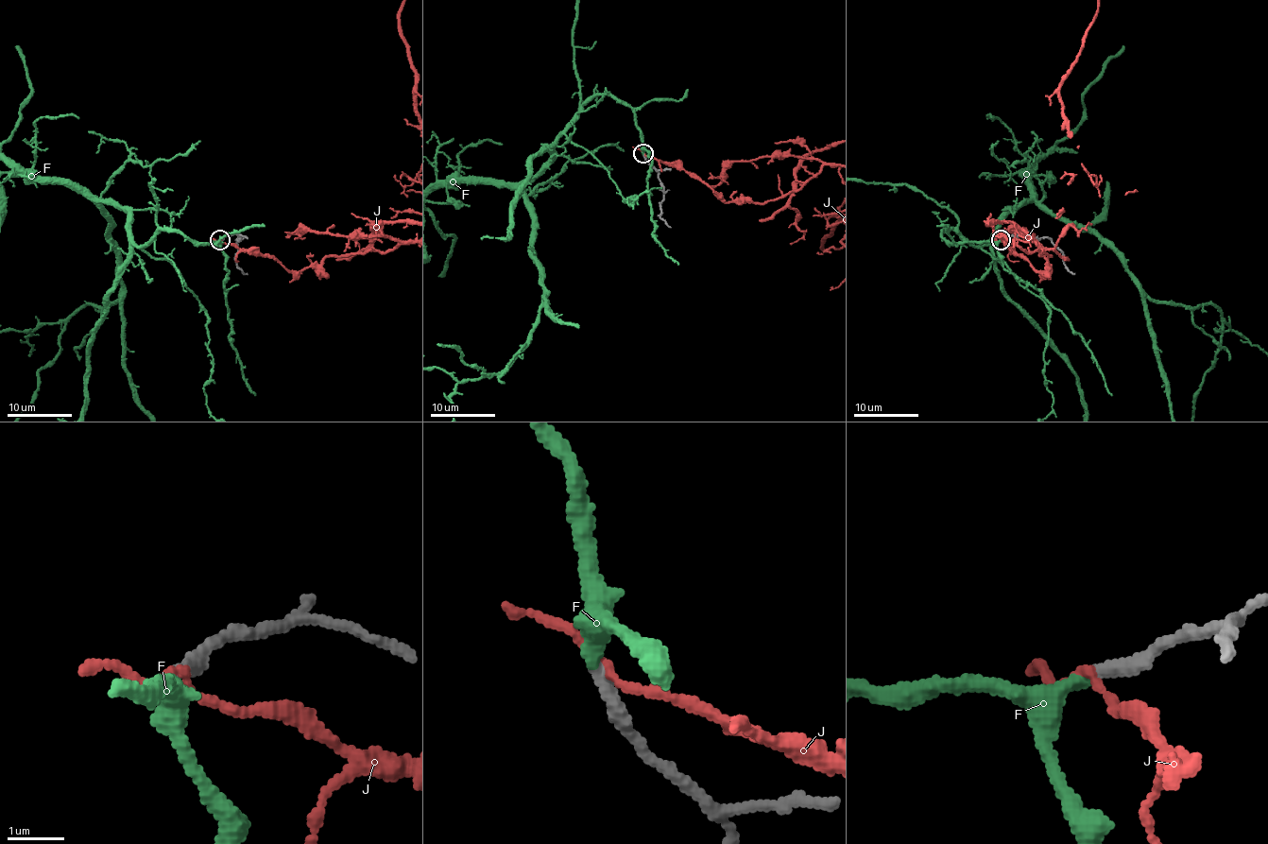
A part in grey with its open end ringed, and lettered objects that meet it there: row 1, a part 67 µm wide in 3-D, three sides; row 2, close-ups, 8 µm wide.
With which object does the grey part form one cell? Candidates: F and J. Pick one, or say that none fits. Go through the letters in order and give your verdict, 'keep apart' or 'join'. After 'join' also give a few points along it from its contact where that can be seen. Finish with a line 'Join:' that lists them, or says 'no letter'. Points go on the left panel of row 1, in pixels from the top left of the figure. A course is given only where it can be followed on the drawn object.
F: join
J: keep apart
Join: F

